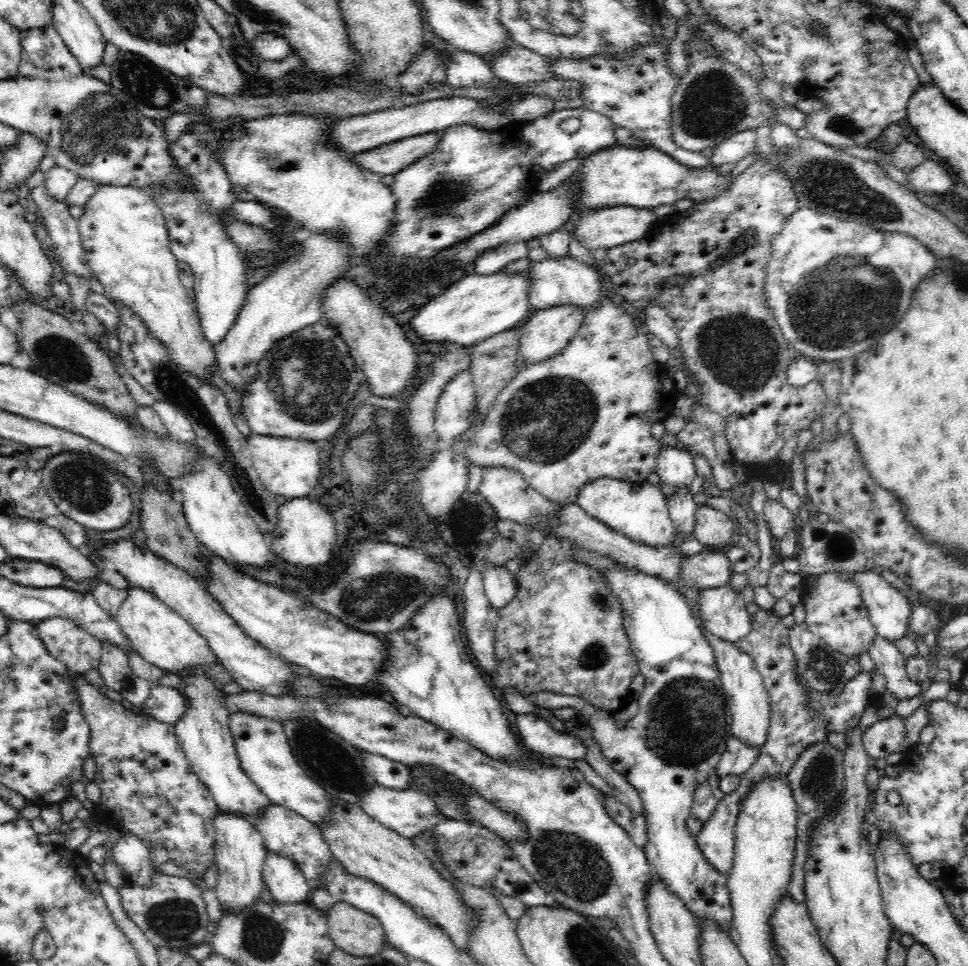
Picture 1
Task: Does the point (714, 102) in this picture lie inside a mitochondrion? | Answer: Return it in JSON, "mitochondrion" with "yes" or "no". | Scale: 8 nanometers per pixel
{"mitochondrion":"yes"}

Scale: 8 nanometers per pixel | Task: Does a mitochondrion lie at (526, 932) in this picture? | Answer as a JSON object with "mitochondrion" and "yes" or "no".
{"mitochondrion":"no"}

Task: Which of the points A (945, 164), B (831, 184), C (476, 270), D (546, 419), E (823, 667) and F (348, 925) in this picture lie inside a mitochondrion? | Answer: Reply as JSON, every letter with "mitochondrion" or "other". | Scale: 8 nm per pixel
{"A":"other","B":"mitochondrion","C":"other","D":"mitochondrion","E":"mitochondrion","F":"other"}

